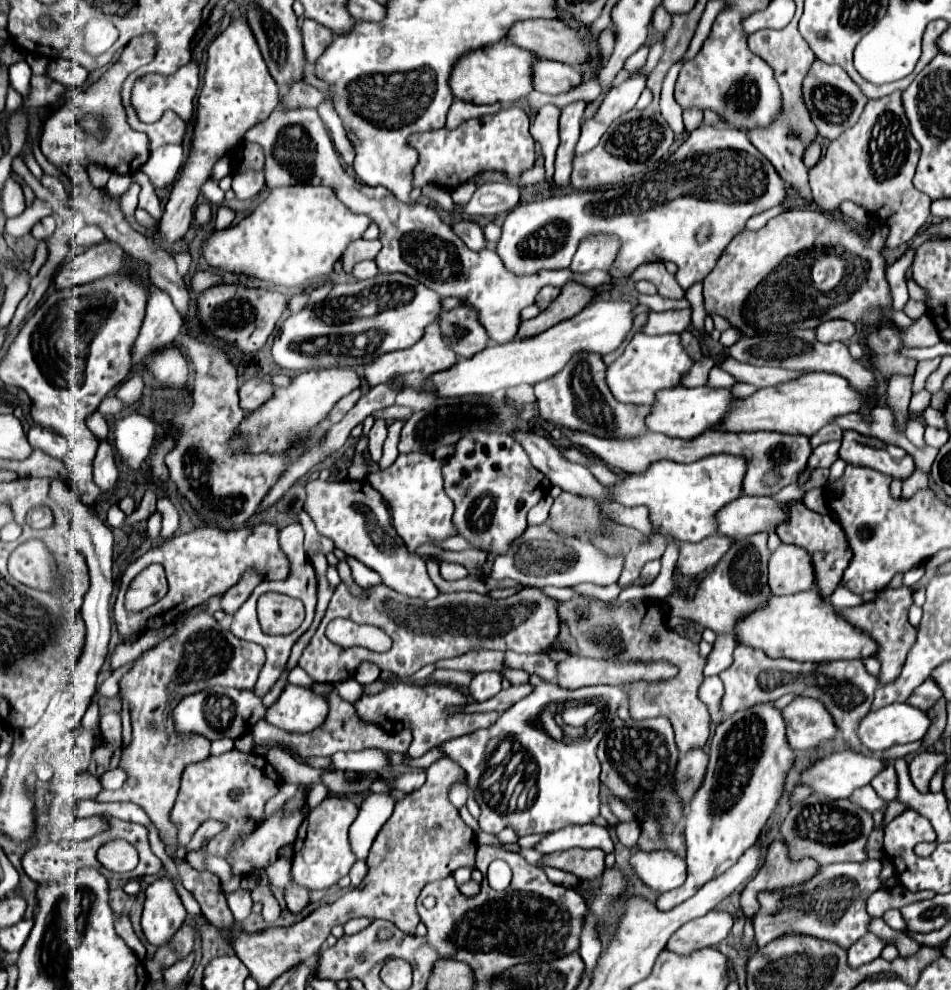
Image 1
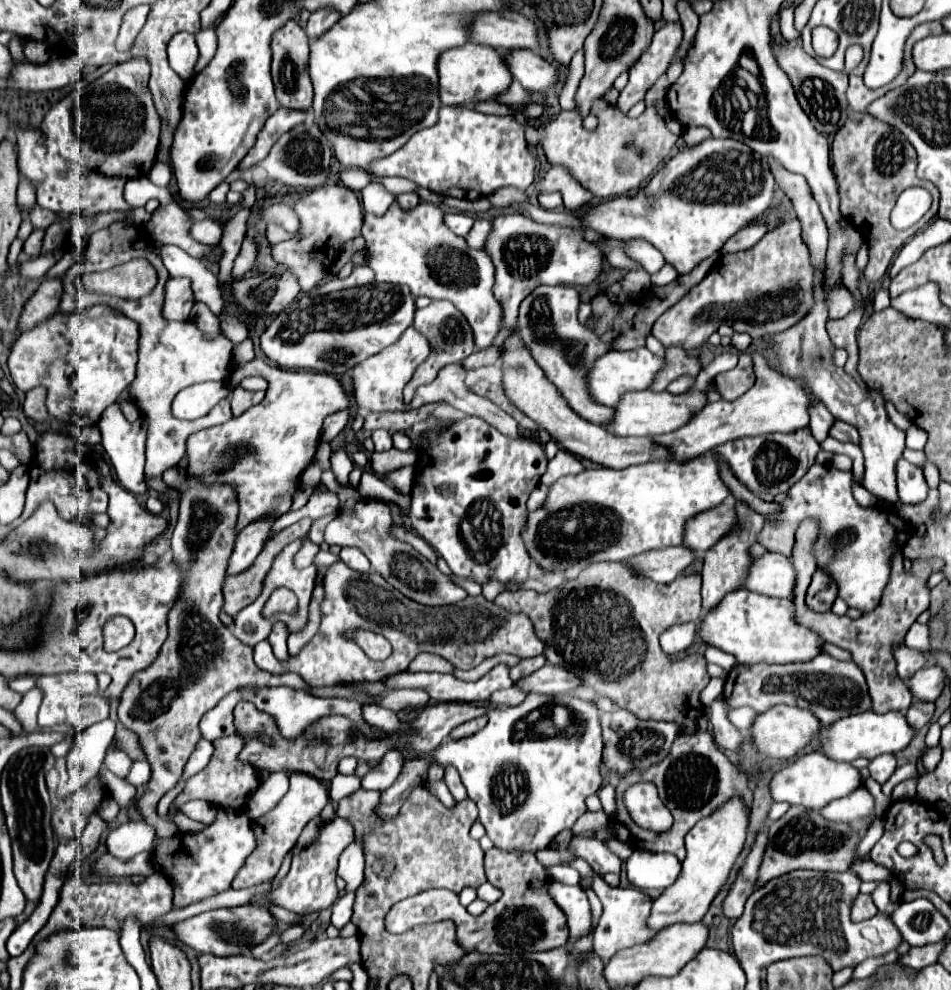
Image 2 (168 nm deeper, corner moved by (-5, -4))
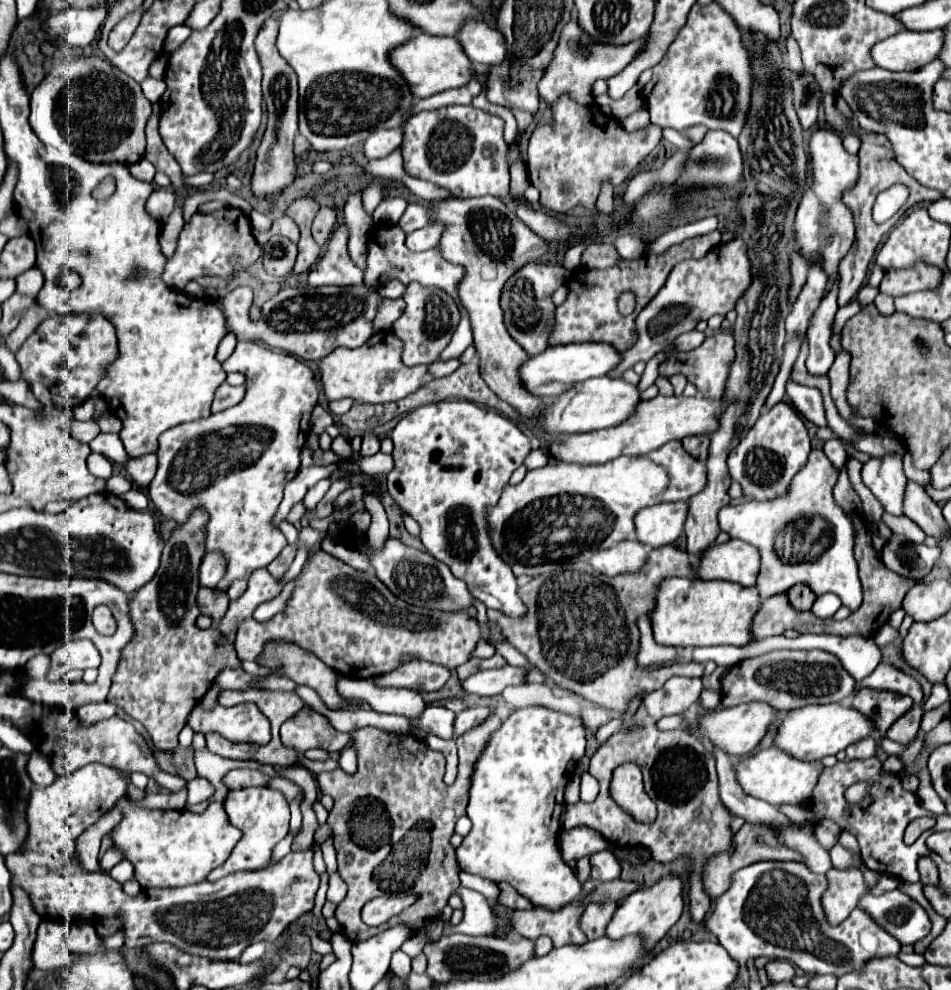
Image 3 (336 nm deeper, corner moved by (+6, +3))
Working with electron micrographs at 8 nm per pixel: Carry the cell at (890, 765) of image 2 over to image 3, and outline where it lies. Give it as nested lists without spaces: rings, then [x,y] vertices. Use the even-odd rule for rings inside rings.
[[[864,738],[864,742],[854,742],[846,750],[846,758],[872,758],[876,754],[876,740]]]

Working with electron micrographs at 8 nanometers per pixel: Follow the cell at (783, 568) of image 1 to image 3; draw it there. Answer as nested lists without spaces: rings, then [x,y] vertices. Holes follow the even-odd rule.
[[[728,540],[724,544],[712,544],[712,550],[704,554],[704,558],[692,558],[690,554],[690,564],[694,566],[694,574],[702,580],[728,580],[736,582],[740,586],[754,586],[756,576],[760,570],[760,554],[746,542],[742,540]]]

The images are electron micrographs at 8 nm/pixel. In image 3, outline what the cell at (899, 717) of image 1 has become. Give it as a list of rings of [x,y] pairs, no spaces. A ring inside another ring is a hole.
[[[842,704],[804,706],[784,716],[774,736],[774,746],[778,750],[784,750],[786,754],[792,754],[794,758],[800,758],[806,762],[820,762],[824,756],[838,754],[840,750],[846,750],[850,744],[866,736],[872,736],[874,732],[876,732],[874,724],[866,716],[858,714],[854,708],[846,708]]]

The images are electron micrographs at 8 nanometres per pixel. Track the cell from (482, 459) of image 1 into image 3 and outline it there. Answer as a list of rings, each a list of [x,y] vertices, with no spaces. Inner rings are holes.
[[[468,400],[438,402],[420,406],[408,412],[390,434],[394,442],[392,458],[394,468],[388,474],[388,494],[406,510],[420,526],[420,538],[426,550],[440,562],[444,562],[456,578],[464,580],[474,598],[486,608],[494,608],[510,618],[526,618],[528,608],[518,598],[516,576],[510,566],[492,548],[486,524],[486,506],[494,506],[502,488],[508,484],[512,472],[524,462],[530,452],[530,440],[504,416],[494,410],[486,410]]]

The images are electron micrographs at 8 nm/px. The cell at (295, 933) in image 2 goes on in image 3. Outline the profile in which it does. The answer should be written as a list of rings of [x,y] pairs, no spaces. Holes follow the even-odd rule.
[[[258,942],[258,944],[250,944],[242,954],[240,954],[240,958],[238,958],[238,962],[240,964],[254,964],[254,962],[258,962],[262,956],[264,956],[264,952],[266,952],[266,946],[268,946],[268,942]]]

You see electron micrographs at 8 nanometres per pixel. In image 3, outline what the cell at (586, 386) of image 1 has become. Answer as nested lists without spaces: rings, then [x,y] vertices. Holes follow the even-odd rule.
[[[534,262],[528,266],[522,266],[508,278],[508,284],[504,284],[502,296],[500,296],[500,306],[504,310],[504,324],[508,328],[508,334],[532,356],[540,354],[548,348],[548,336],[552,330],[552,314],[554,314],[554,302],[552,294],[556,288],[566,284],[570,278],[570,272],[564,270],[562,266],[552,266],[552,264],[542,264]]]

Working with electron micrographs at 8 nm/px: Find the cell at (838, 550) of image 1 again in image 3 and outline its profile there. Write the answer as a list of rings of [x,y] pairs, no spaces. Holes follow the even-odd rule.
[[[804,584],[792,586],[792,588],[786,592],[786,596],[788,596],[790,606],[792,606],[794,610],[800,610],[800,612],[810,610],[812,604],[814,604],[814,600],[816,600],[816,594],[814,594],[808,586],[804,586]]]

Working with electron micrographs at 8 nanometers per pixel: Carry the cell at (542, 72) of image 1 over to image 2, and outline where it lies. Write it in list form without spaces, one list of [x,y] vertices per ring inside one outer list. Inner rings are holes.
[[[529,49],[505,51],[505,59],[517,79],[531,93],[545,93],[559,83],[559,67]]]

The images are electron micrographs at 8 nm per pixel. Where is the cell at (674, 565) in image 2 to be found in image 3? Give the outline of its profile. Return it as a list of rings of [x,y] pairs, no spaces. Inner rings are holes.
[[[624,540],[590,558],[590,566],[606,576],[638,572],[646,562],[646,546],[636,540]]]

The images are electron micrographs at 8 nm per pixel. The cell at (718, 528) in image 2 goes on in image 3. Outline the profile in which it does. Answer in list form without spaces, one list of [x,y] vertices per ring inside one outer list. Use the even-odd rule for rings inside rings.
[[[668,502],[640,510],[636,514],[636,540],[652,548],[672,544],[684,532],[686,510],[686,502]]]

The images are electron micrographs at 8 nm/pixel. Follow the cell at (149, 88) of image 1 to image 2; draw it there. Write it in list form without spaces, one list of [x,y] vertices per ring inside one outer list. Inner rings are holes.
[[[207,29],[207,31],[199,31],[197,35],[197,47],[199,47],[199,61],[195,63],[195,69],[193,69],[193,77],[199,75],[199,71],[203,71],[207,65],[209,65],[209,59],[215,55],[215,47],[217,47],[217,37],[215,37],[215,29]]]

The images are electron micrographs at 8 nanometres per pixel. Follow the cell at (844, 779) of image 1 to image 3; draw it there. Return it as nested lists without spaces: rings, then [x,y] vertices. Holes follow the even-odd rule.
[[[766,748],[766,750],[752,752],[744,758],[738,758],[738,762],[734,764],[734,770],[736,770],[736,782],[740,782],[740,786],[746,794],[750,794],[752,798],[770,802],[772,806],[780,806],[780,804],[804,804],[804,802],[808,802],[812,788],[818,782],[822,764],[796,760],[796,758],[792,758],[780,750]]]

